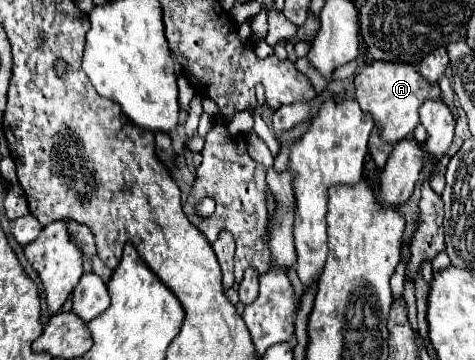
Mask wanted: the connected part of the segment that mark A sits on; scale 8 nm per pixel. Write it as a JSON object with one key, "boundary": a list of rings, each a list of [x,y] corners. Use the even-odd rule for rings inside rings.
{"boundary":[[[369,62],[355,74],[355,98],[363,112],[369,112],[381,126],[381,138],[395,144],[413,134],[419,124],[419,106],[427,98],[441,98],[437,84],[427,82],[413,66],[401,62]]]}

